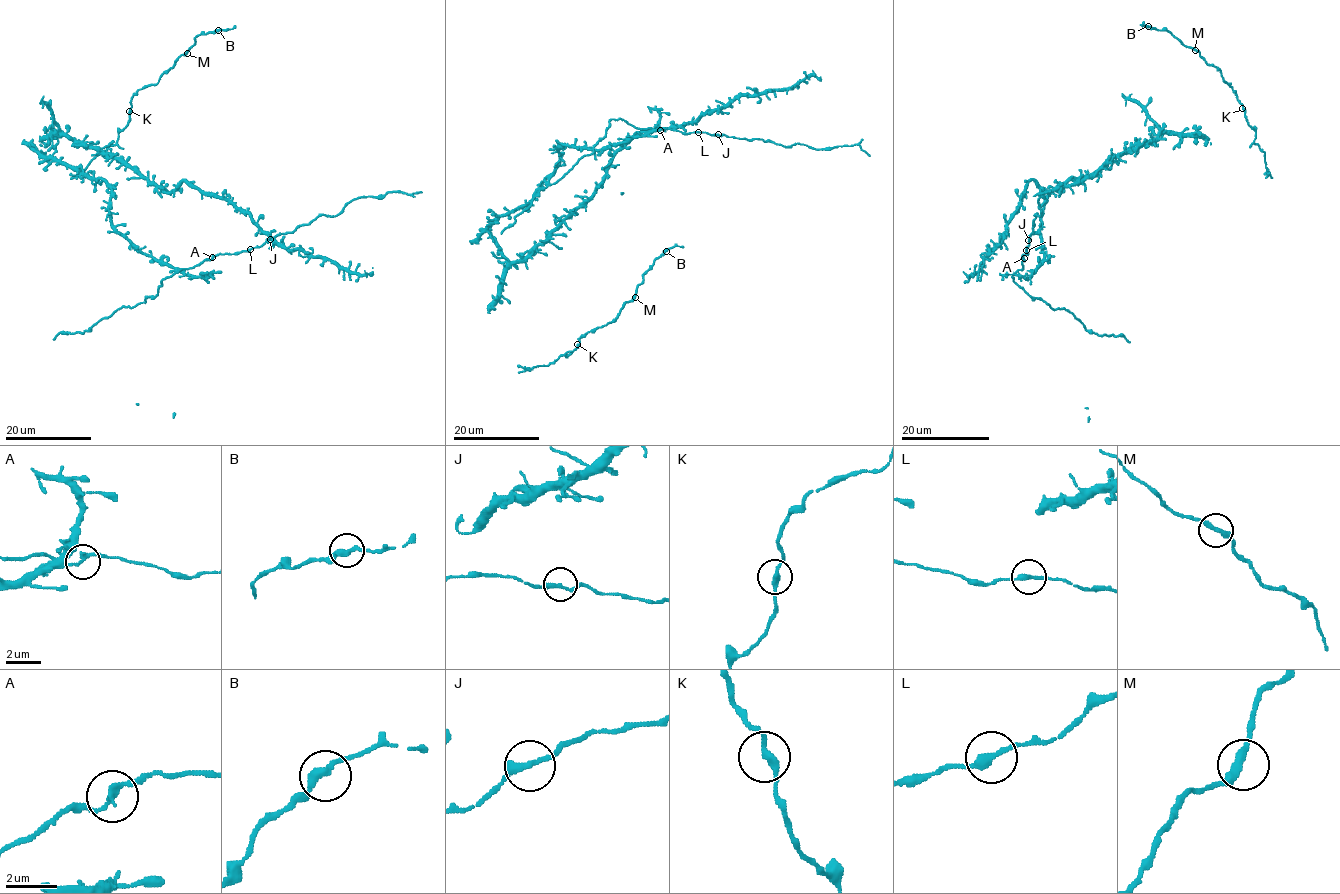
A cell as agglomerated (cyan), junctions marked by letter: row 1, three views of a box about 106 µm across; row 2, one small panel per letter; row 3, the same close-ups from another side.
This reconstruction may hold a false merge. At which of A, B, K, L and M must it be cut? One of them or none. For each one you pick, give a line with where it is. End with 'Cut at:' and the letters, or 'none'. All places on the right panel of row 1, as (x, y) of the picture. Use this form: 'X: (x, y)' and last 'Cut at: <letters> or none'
Cut at: none

